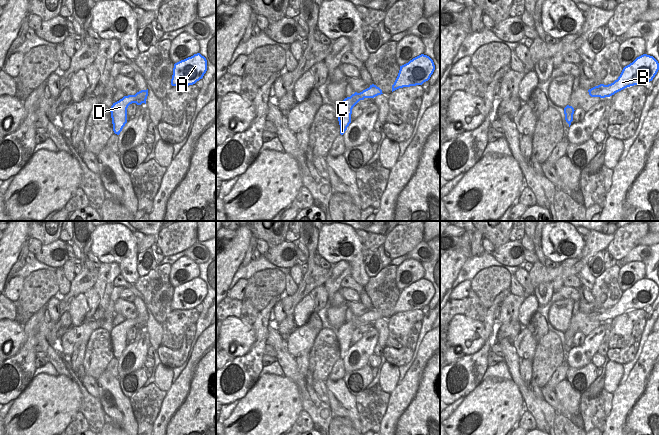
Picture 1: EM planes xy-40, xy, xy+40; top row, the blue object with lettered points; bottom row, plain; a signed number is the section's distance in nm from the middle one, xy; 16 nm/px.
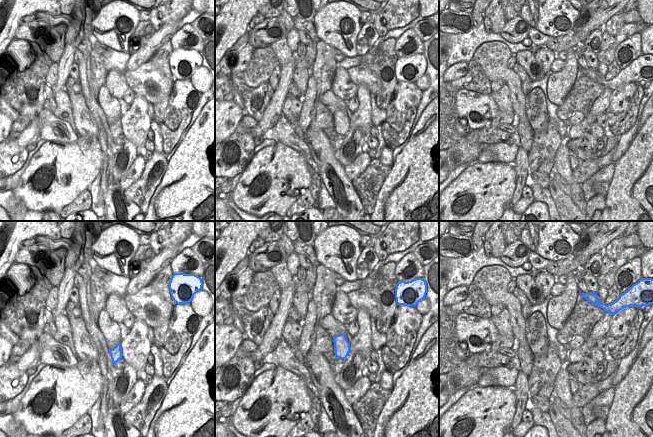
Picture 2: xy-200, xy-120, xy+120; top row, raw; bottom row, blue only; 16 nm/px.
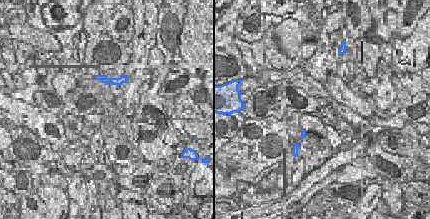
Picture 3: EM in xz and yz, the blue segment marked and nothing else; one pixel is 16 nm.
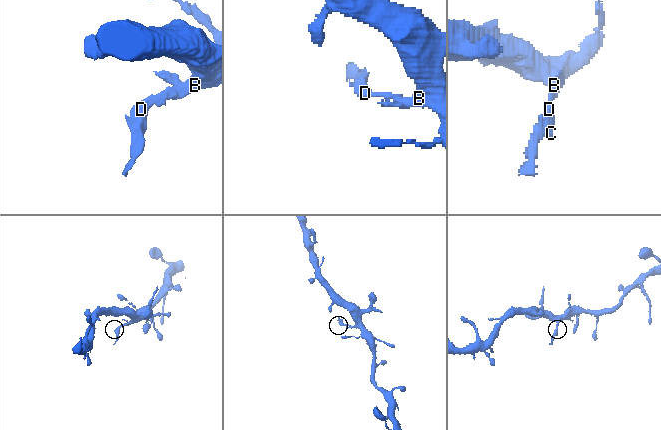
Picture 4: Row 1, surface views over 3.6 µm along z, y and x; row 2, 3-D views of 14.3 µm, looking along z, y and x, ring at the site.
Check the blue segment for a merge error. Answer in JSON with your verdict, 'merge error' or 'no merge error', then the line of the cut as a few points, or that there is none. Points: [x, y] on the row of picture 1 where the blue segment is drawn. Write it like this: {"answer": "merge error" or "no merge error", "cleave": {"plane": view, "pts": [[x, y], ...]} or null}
{"answer": "merge error", "cleave": {"plane": "xy", "pts": [[370, 86], [375, 96]]}}

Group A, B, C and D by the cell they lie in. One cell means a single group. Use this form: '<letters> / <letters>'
A B / C D

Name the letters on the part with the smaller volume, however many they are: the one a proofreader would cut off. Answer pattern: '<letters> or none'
C, D

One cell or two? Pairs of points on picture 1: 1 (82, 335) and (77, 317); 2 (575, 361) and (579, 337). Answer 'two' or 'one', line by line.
1: two
2: two

